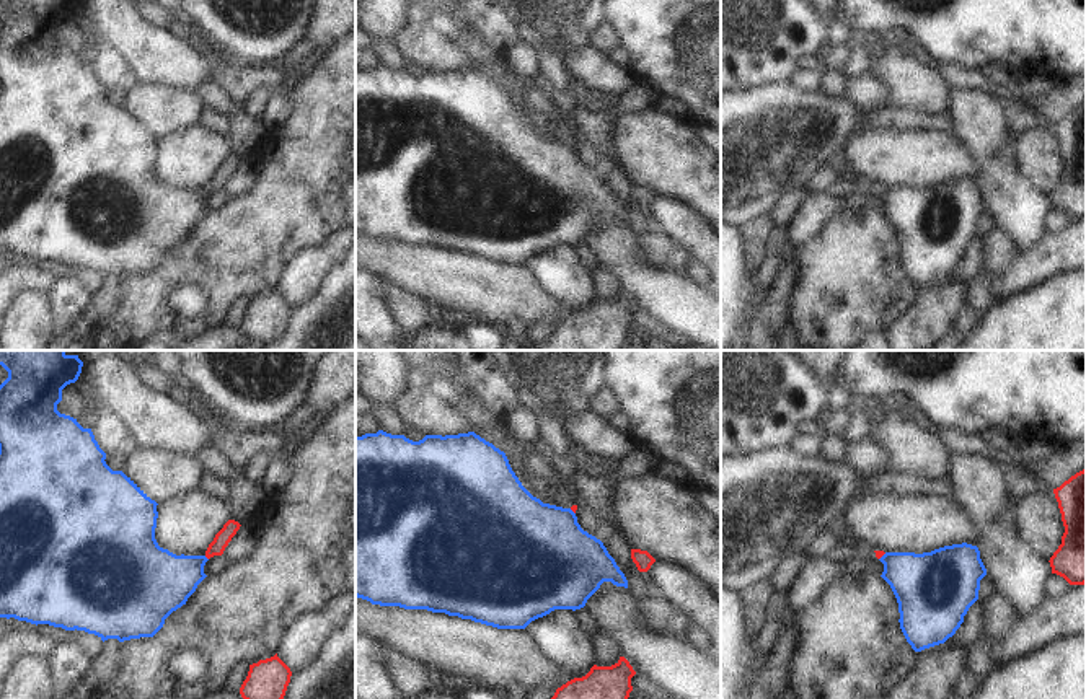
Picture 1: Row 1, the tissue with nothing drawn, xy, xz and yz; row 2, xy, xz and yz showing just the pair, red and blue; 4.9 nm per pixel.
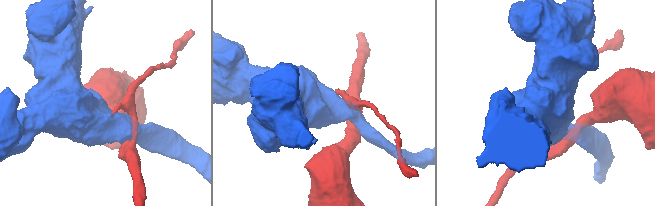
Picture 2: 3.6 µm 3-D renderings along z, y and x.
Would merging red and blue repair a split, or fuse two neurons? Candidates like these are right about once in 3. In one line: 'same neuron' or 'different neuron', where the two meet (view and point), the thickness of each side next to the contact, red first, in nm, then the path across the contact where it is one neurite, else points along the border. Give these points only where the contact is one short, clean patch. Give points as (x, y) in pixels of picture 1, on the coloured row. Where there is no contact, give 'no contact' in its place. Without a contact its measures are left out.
different neuron; meets red in yz at (882, 554); 40 nm thick on the red side, 300 nm on the other

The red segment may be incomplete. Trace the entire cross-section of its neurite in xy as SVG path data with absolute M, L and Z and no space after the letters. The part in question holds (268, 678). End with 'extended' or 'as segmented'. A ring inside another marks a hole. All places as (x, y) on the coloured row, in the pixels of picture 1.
M276 653L249 665L240 694L243 699L284 699L290 676L290 668Z; as segmented

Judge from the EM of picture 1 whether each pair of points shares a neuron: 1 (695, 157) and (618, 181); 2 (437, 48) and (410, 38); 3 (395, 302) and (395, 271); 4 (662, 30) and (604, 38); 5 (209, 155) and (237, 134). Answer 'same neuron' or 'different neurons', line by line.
1: different neurons
2: same neuron
3: different neurons
4: different neurons
5: different neurons

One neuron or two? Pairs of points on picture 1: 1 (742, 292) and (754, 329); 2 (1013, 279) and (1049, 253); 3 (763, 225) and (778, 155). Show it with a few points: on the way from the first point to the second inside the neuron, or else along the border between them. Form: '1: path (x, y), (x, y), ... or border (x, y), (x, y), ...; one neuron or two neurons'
1: path (742, 302), (744, 320); one neuron
2: path (1021, 276), (1041, 261); one neuron
3: border (768, 212), (759, 214), (741, 228); two neurons

